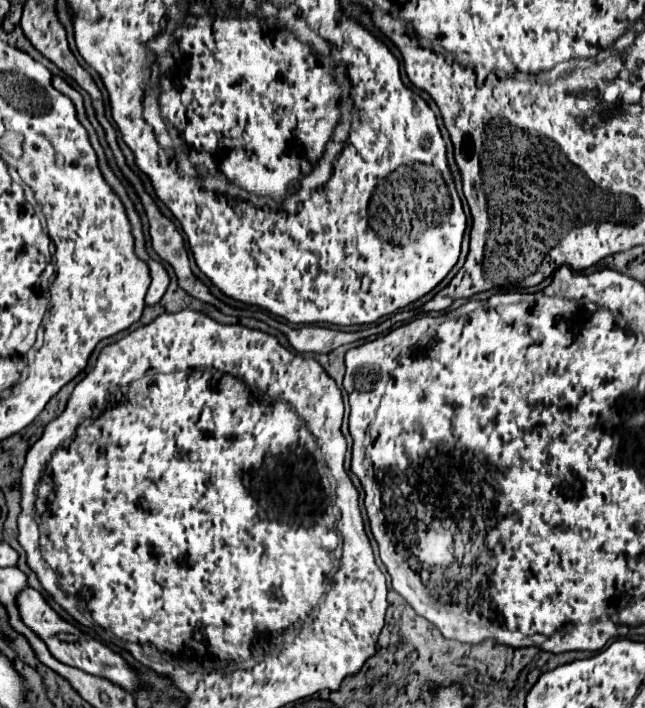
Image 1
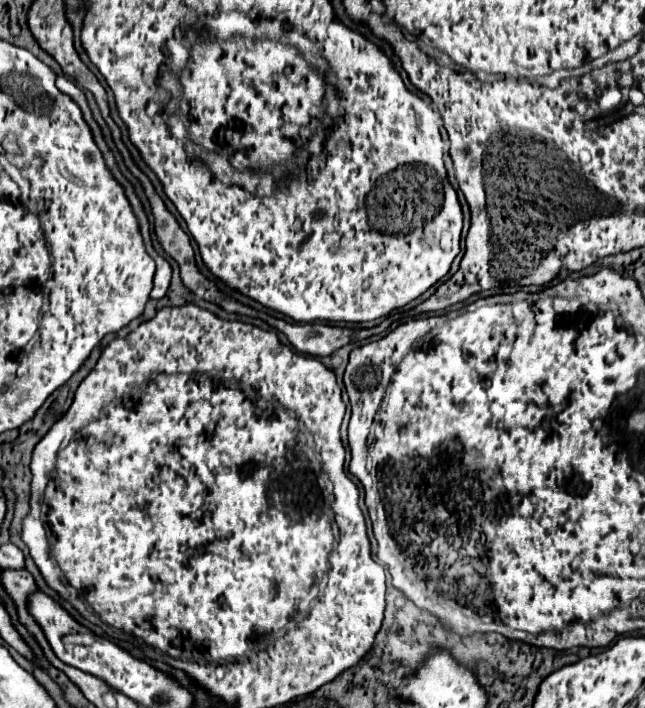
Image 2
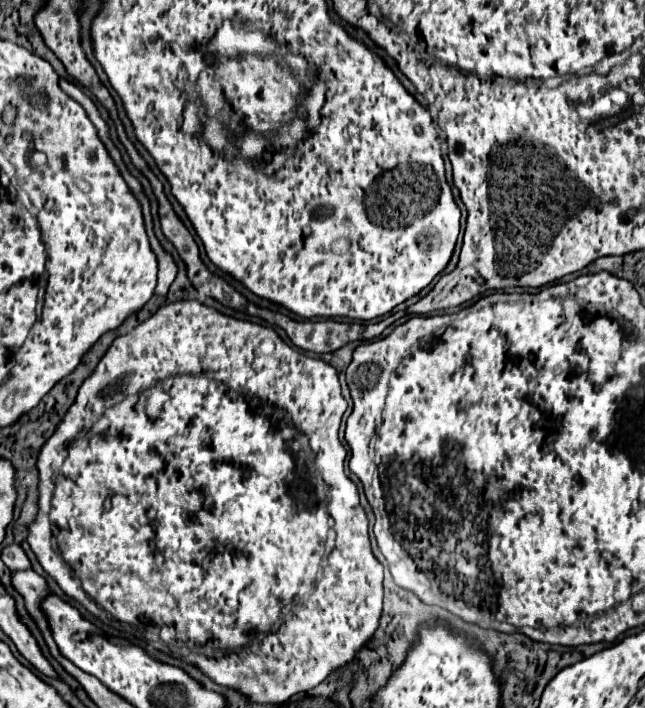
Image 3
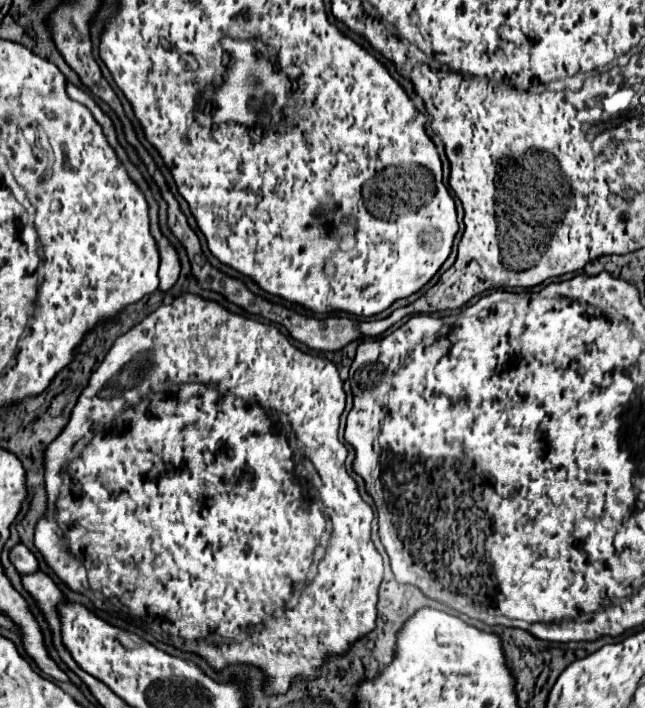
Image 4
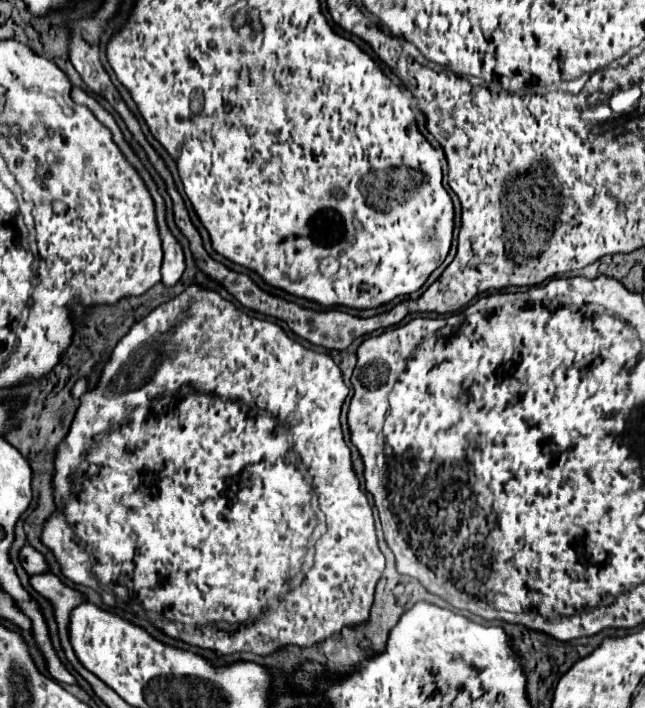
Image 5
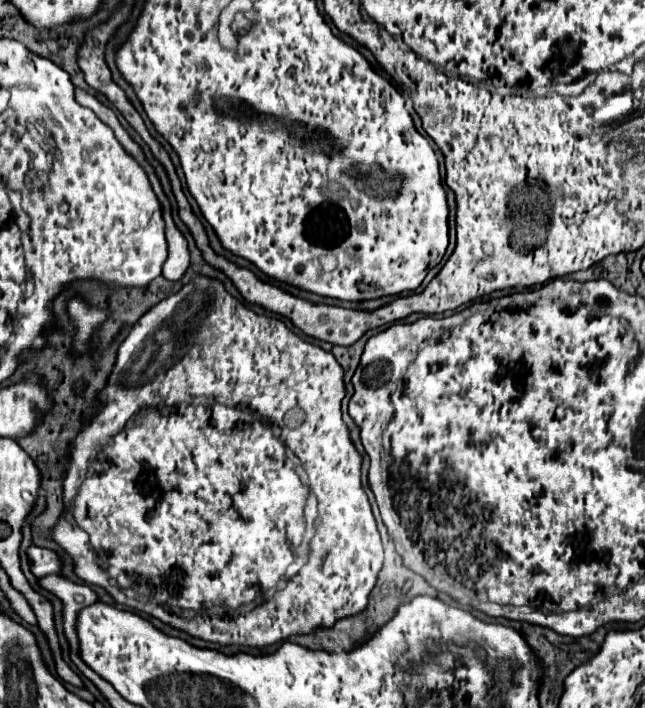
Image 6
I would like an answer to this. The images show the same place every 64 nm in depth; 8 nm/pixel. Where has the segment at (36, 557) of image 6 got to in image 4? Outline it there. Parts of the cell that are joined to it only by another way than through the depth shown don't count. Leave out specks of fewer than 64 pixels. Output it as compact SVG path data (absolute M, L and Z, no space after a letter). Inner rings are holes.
M16 544L14 548L10 548L8 558L20 574L32 574L38 570L38 560L34 558L34 554L24 544Z

